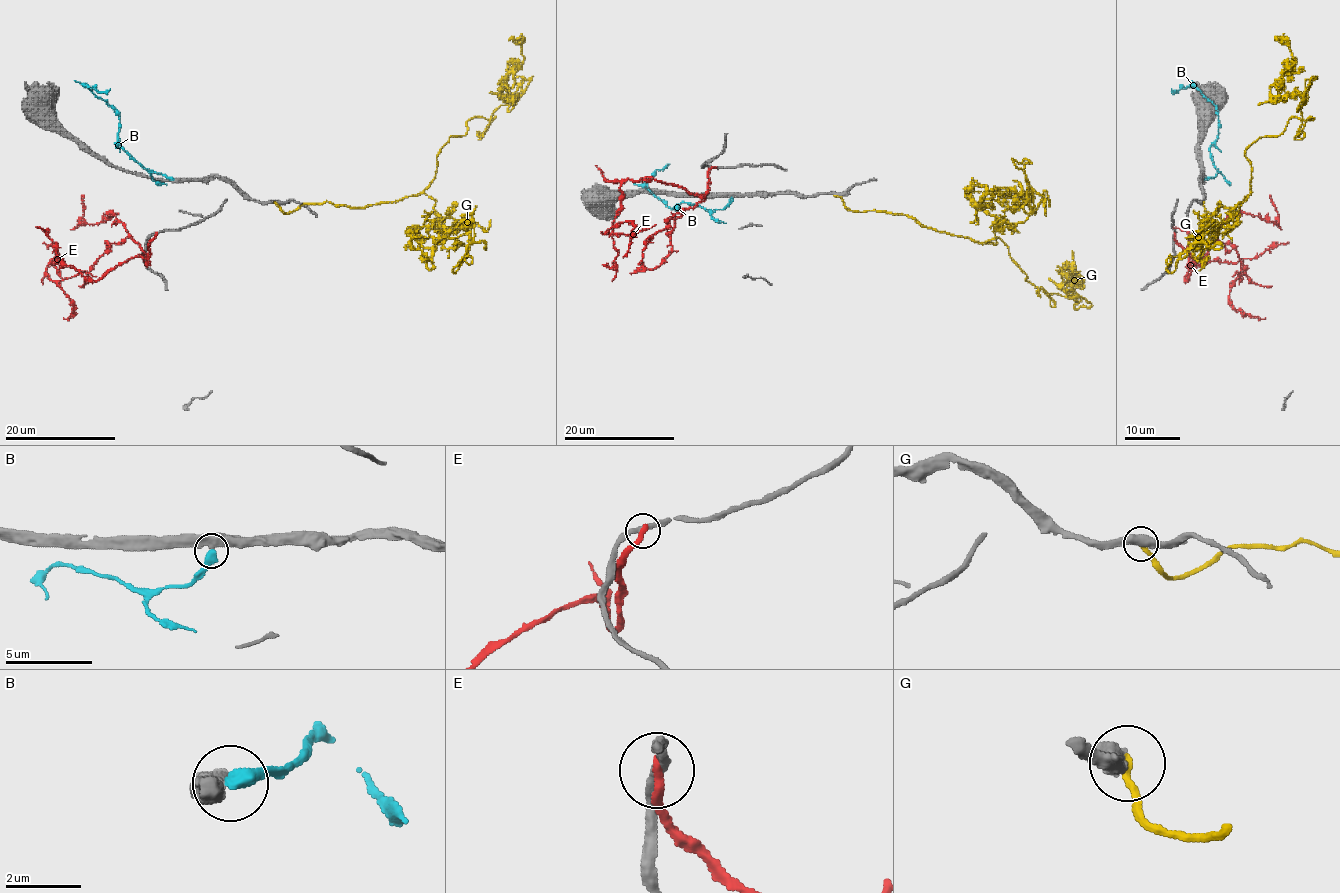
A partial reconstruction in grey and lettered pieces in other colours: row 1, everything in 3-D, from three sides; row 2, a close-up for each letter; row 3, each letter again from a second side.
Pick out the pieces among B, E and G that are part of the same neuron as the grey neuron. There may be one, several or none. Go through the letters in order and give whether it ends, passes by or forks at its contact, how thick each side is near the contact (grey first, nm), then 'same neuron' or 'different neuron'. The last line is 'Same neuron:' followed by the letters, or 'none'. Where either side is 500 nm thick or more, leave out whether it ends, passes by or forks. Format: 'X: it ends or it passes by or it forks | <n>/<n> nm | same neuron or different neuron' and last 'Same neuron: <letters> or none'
B: it ends | 480/440 nm | different neuron
E: it ends | 260/300 nm | different neuron
G: it ends | 480/240 nm | different neuron
Same neuron: none

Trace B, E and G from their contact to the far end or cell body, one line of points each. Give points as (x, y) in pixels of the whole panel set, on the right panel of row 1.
B: (1206, 179), (1218, 173), (1210, 149), (1218, 135), (1215, 106), (1193, 86), (1177, 91), (1171, 88)
E: (1174, 233), (1200, 265), (1203, 257), (1186, 280), (1186, 266), (1240, 262), (1229, 302), (1265, 317)
G: (1203, 203), (1217, 213), (1248, 195), (1246, 151), (1302, 119), (1305, 101), (1279, 93), (1295, 61), (1274, 40)

